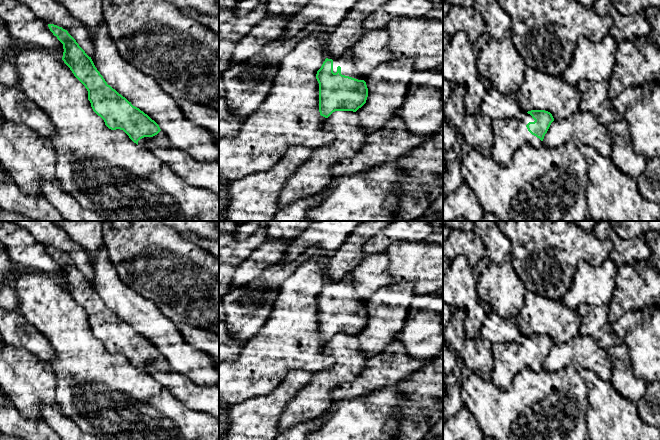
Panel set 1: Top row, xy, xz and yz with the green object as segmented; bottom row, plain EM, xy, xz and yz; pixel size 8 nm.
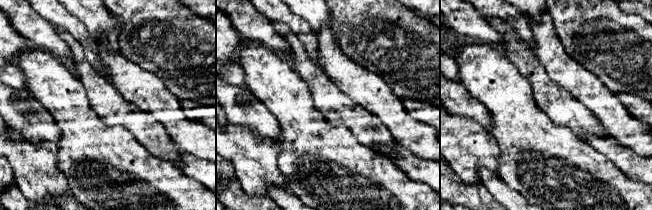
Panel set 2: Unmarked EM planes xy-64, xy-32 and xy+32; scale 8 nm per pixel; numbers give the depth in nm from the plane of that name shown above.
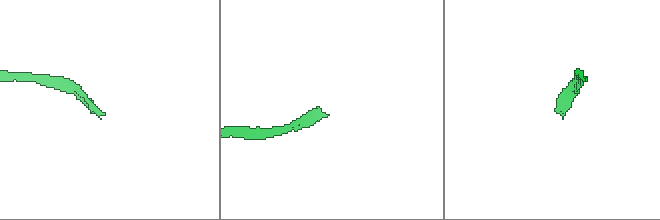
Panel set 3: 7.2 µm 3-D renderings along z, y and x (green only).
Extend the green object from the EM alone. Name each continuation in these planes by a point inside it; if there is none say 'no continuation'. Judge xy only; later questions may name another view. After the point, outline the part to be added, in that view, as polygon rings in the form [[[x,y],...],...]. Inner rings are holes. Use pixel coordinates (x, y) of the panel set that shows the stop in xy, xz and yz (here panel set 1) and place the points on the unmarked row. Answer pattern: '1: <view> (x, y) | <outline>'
1: xy (161, 363) | [[[162,355],[153,361],[144,361],[138,365],[138,370],[146,373],[151,369],[169,371],[171,367],[167,359]]]

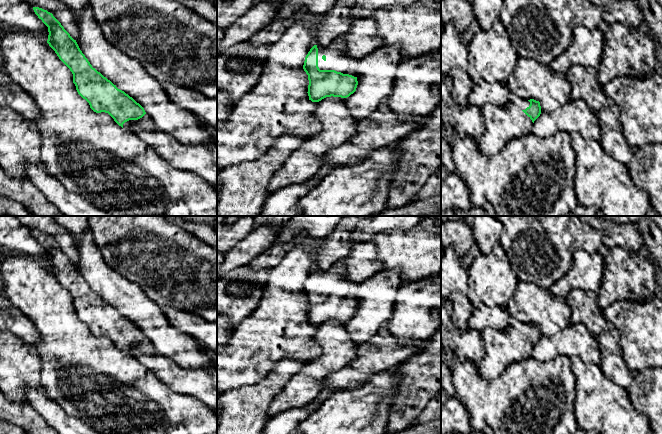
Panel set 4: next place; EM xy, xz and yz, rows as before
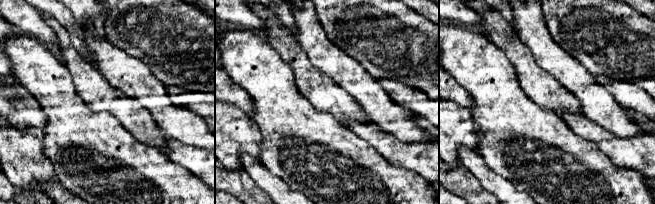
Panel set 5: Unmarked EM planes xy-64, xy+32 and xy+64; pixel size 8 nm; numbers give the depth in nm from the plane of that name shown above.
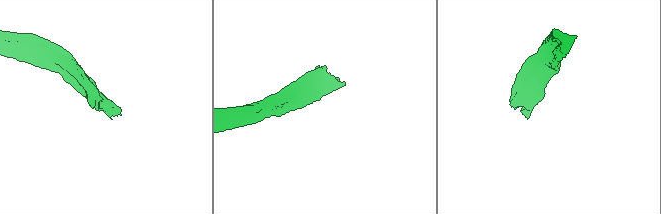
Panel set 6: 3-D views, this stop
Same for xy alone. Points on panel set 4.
1: xy (146, 346) | [[[147,338],[138,344],[129,344],[123,348],[123,353],[131,356],[136,352],[154,354],[156,350],[152,342]]]

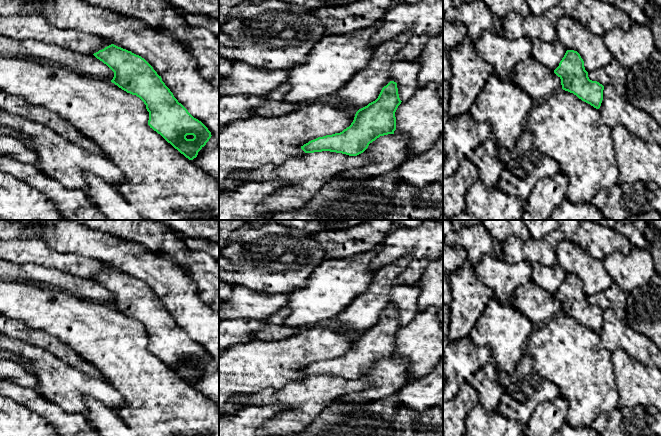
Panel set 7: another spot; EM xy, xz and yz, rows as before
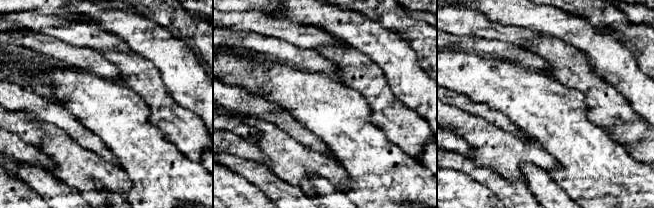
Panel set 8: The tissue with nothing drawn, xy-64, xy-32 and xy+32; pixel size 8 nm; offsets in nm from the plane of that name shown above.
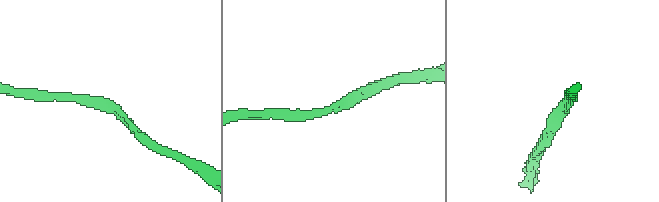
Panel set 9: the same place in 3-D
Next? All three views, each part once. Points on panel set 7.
no continuation

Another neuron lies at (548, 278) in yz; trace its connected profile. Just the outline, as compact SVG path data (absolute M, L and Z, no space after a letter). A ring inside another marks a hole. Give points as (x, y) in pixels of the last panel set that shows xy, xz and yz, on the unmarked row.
M532 264L531 281L551 295L559 290L566 275L564 269L557 264L551 267Z

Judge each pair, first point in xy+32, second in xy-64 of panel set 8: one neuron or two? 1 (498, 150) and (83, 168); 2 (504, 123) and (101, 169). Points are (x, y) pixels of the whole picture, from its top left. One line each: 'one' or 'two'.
1: one
2: two

